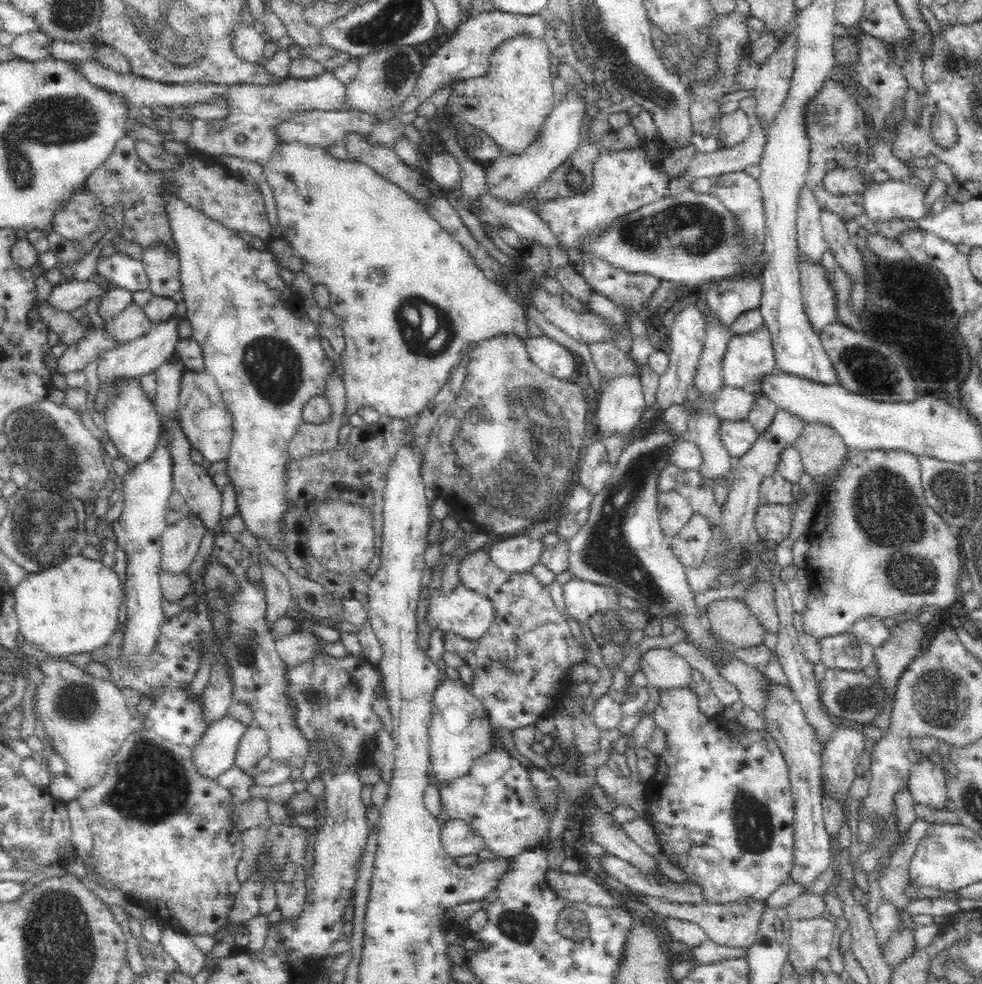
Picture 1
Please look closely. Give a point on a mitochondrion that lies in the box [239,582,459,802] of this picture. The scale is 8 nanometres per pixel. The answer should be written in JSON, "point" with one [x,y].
{"point":[316,697]}

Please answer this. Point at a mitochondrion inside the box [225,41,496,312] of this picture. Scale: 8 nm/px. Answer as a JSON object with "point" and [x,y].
{"point":[399,68]}

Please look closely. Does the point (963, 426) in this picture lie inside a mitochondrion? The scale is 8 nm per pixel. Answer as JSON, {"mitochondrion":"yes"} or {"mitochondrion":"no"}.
{"mitochondrion":"no"}

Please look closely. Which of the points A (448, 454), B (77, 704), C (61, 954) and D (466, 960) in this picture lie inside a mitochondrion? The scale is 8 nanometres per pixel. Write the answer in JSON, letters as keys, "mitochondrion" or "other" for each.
{"A":"other","B":"mitochondrion","C":"mitochondrion","D":"other"}

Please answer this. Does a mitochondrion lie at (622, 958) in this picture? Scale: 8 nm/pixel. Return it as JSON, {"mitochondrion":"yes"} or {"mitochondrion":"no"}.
{"mitochondrion":"no"}

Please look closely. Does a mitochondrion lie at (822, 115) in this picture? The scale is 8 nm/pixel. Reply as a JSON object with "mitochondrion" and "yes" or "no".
{"mitochondrion":"yes"}

